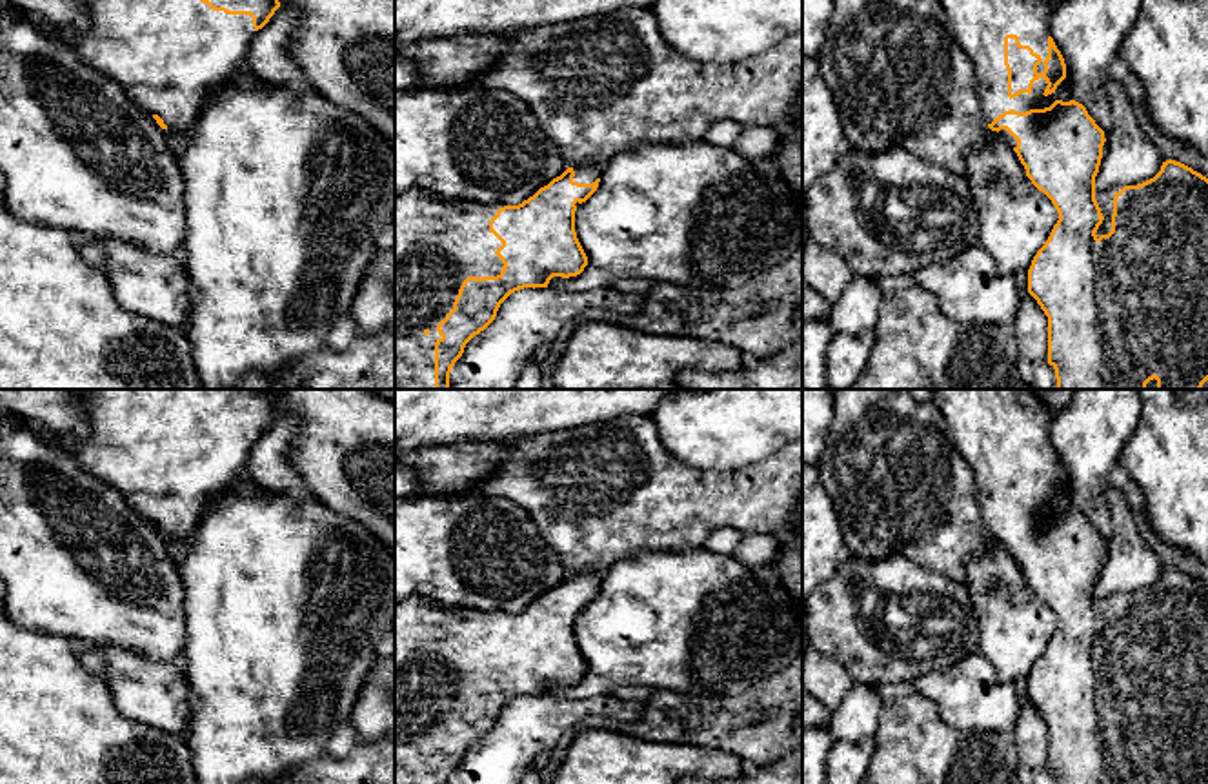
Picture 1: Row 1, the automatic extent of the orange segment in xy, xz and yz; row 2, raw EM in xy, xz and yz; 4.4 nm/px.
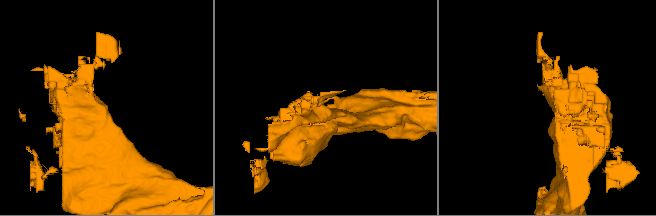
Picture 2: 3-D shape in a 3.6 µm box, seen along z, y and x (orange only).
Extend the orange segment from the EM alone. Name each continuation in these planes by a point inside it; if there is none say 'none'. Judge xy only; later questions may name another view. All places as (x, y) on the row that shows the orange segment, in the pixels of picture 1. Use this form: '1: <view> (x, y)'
1: xy (168, 55)

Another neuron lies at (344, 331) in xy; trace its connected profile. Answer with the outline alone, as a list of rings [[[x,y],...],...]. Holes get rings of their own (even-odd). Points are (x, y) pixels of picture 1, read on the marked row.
[[[351,313],[340,317],[335,326],[326,335],[326,342],[329,347],[337,351],[346,351],[353,340],[358,337],[358,327]]]

